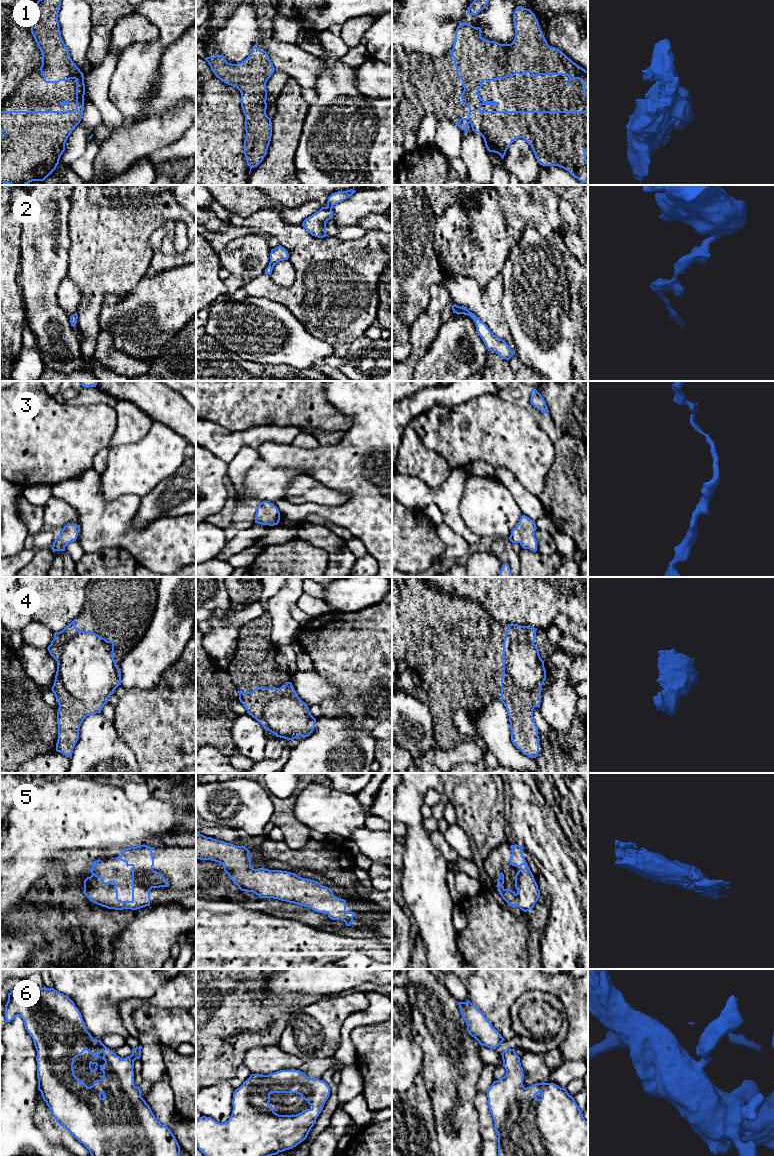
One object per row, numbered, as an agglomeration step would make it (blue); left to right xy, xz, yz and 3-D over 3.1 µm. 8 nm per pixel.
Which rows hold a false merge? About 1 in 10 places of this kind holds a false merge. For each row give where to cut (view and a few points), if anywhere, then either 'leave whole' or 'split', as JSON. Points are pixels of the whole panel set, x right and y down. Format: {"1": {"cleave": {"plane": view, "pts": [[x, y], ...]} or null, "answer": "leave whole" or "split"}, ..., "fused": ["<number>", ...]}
{"1": {"cleave": null, "answer": "leave whole"}, "2": {"cleave": null, "answer": "leave whole"}, "3": {"cleave": null, "answer": "leave whole"}, "4": {"cleave": null, "answer": "leave whole"}, "5": {"cleave": null, "answer": "leave whole"}, "6": {"cleave": null, "answer": "leave whole"}, "fused": []}

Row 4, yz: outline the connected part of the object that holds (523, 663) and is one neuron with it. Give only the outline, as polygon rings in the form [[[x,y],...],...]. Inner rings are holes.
[[[508,624],[503,642],[503,676],[501,678],[501,696],[509,716],[511,741],[523,754],[536,758],[539,753],[539,736],[533,710],[540,708],[541,687],[546,679],[544,661],[534,644],[537,629],[534,627]]]

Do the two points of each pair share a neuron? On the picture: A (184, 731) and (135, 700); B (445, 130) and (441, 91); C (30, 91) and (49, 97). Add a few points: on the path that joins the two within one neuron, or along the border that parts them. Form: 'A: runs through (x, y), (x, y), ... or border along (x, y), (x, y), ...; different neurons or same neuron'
A: runs through (172, 726), (147, 712); same neuron
B: border along (438, 120), (448, 118), (461, 130); different neurons
C: runs through (35, 96), (44, 97); same neuron

